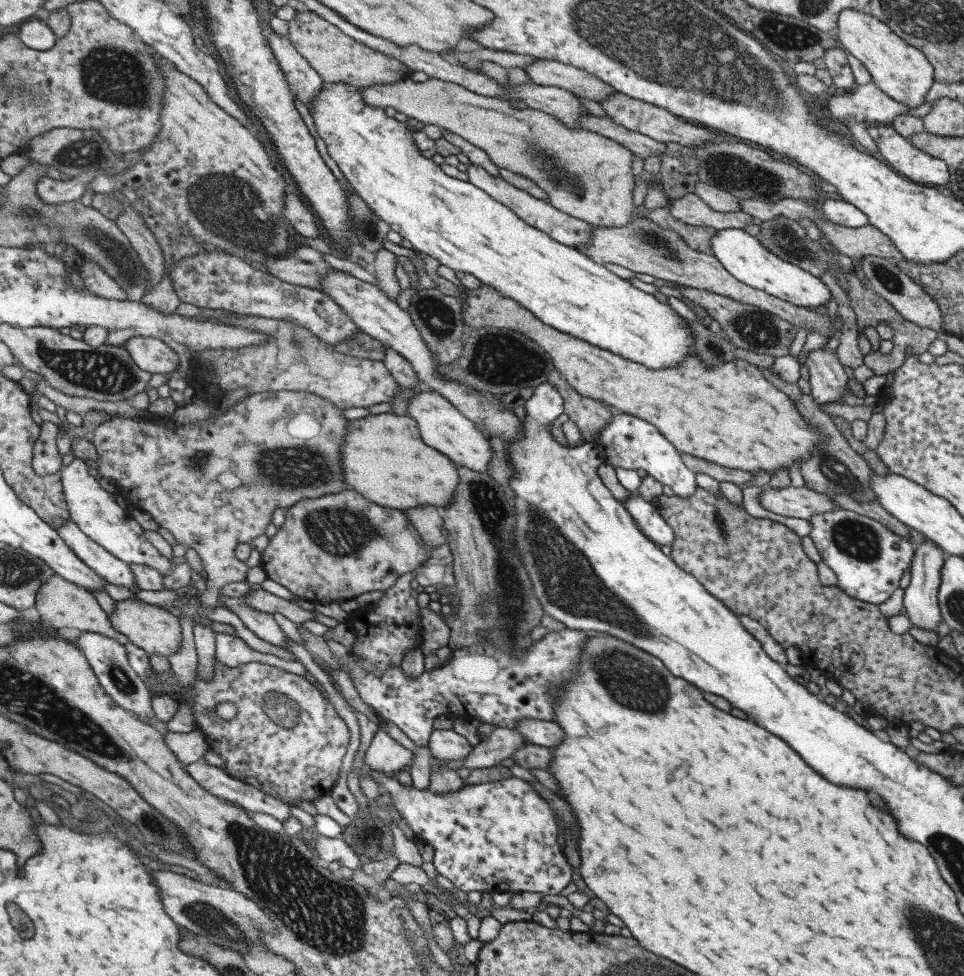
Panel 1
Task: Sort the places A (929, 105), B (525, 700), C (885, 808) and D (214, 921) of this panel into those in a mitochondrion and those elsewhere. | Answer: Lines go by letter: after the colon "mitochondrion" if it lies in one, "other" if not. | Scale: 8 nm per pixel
A: other
B: other
C: other
D: mitochondrion

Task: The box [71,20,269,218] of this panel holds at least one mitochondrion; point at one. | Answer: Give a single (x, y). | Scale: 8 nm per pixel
(115, 76)

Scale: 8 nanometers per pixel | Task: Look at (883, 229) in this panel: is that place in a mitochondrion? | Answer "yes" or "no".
no

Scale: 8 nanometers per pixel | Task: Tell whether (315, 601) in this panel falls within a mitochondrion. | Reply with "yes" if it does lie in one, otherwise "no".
no

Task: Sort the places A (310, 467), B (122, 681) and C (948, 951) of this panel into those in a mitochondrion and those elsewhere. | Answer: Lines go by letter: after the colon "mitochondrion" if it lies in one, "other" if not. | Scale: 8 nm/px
A: mitochondrion
B: mitochondrion
C: mitochondrion

